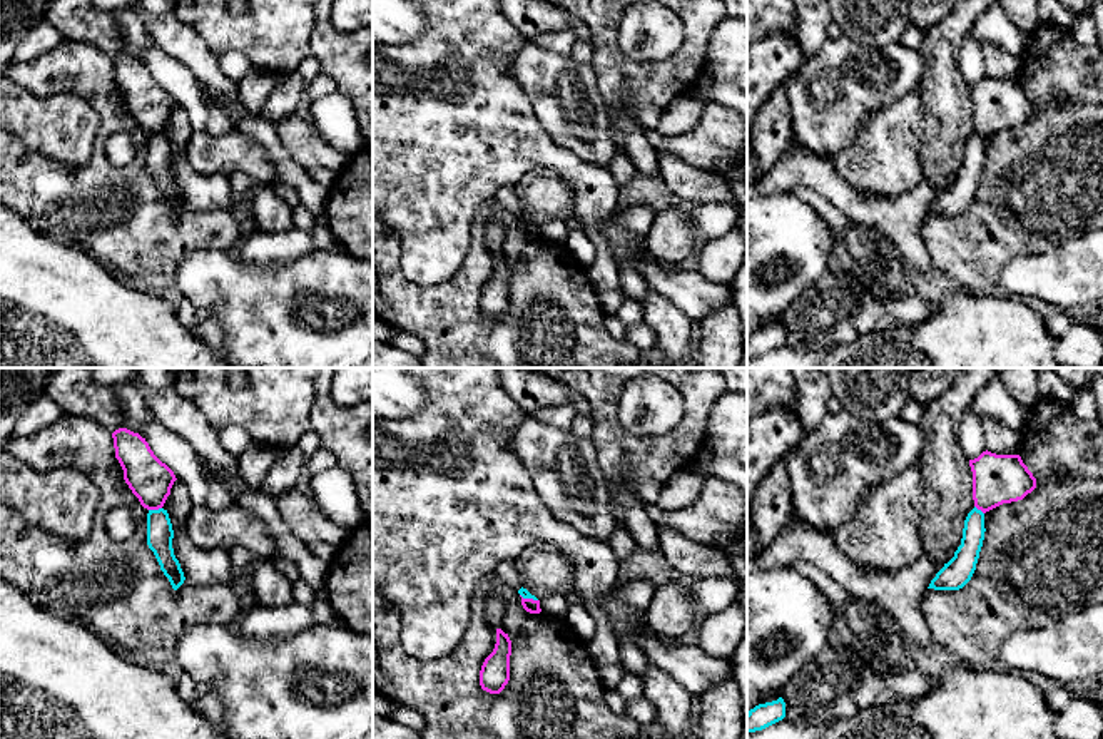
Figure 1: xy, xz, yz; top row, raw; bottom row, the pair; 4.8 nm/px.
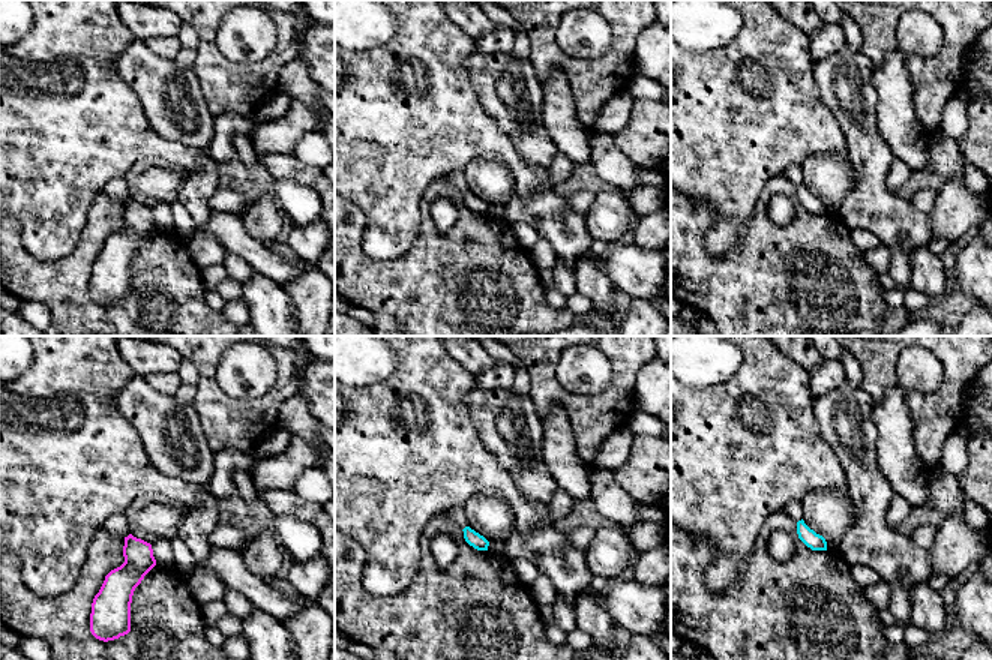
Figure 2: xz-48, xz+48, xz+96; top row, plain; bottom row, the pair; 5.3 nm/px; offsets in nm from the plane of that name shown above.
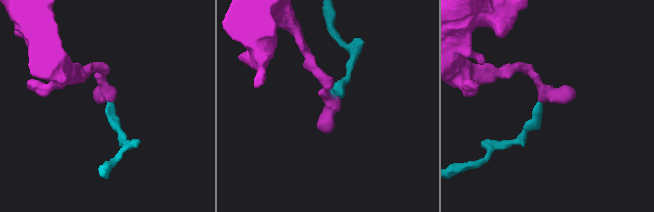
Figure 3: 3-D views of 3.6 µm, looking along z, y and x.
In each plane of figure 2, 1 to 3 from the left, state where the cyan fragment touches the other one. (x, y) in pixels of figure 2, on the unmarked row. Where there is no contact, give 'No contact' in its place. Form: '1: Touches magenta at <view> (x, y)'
1: No contact
2: No contact
3: No contact

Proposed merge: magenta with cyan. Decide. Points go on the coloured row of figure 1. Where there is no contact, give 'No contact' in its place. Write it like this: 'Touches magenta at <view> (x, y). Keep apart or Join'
Touches magenta at xy (154, 509). Keep apart

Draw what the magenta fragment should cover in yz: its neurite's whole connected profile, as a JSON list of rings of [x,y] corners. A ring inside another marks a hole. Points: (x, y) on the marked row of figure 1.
[[[983,451],[969,460],[973,471],[973,500],[983,513],[1023,500],[1036,488],[1036,478],[1019,455]]]

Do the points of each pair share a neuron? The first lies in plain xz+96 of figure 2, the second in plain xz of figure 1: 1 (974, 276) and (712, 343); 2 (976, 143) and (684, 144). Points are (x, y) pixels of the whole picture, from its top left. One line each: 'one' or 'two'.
1: two
2: one

